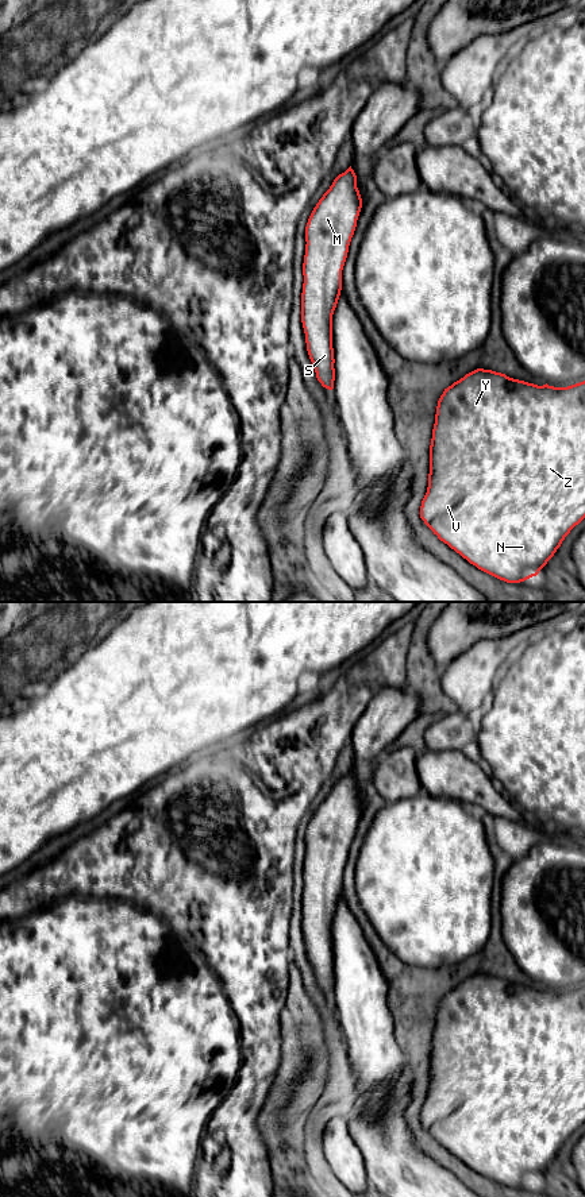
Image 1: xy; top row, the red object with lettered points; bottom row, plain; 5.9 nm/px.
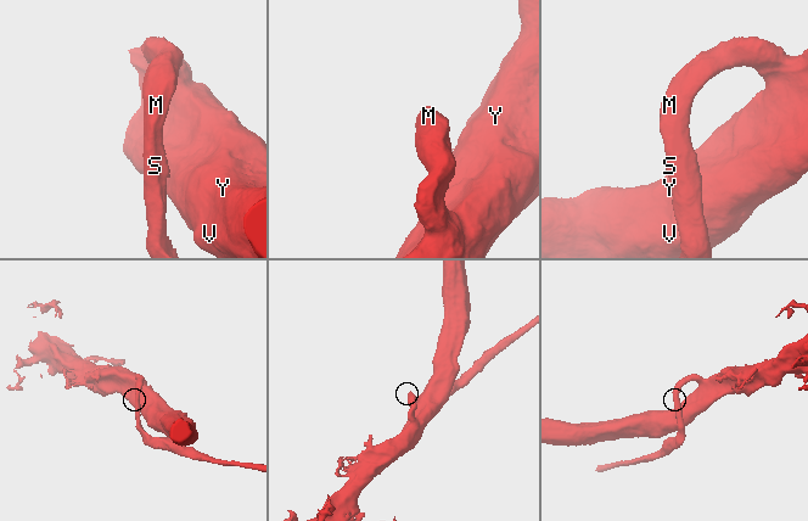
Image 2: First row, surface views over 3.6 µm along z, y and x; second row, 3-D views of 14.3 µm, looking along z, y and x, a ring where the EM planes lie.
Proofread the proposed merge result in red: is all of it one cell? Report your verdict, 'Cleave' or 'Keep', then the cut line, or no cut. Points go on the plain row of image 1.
Keep. No split

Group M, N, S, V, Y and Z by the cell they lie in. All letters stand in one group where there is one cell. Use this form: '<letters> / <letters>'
M N S V Y Z

